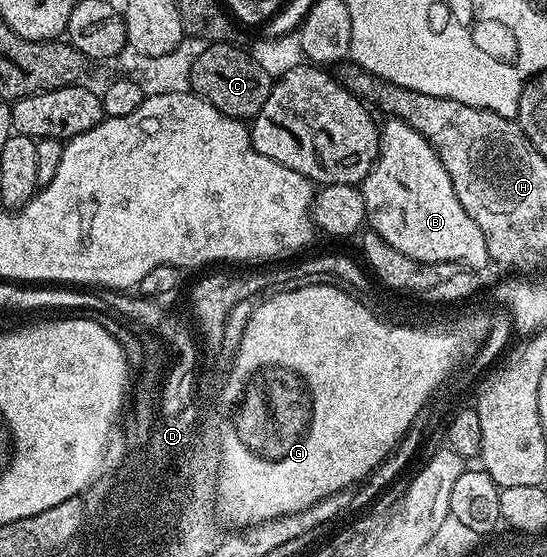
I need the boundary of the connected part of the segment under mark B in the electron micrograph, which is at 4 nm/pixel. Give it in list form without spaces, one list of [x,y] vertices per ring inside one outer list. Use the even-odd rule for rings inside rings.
[[[395,117],[381,122],[378,134],[378,158],[374,161],[374,166],[368,171],[368,175],[362,180],[360,188],[364,195],[366,220],[369,228],[373,232],[380,234],[389,245],[396,247],[396,251],[400,251],[404,255],[408,255],[412,259],[423,261],[424,263],[461,261],[462,264],[469,265],[475,271],[482,271],[485,265],[489,266],[491,264],[490,256],[488,255],[488,243],[484,243],[484,234],[480,232],[480,227],[476,227],[476,223],[472,223],[472,215],[468,215],[468,211],[464,211],[464,207],[460,207],[460,199],[456,199],[456,191],[452,187],[452,179],[448,179],[448,171],[444,171],[444,163],[440,163],[436,151],[428,143],[428,139],[424,139],[424,135],[420,135],[418,131],[412,127],[408,127],[408,123],[404,123]]]

